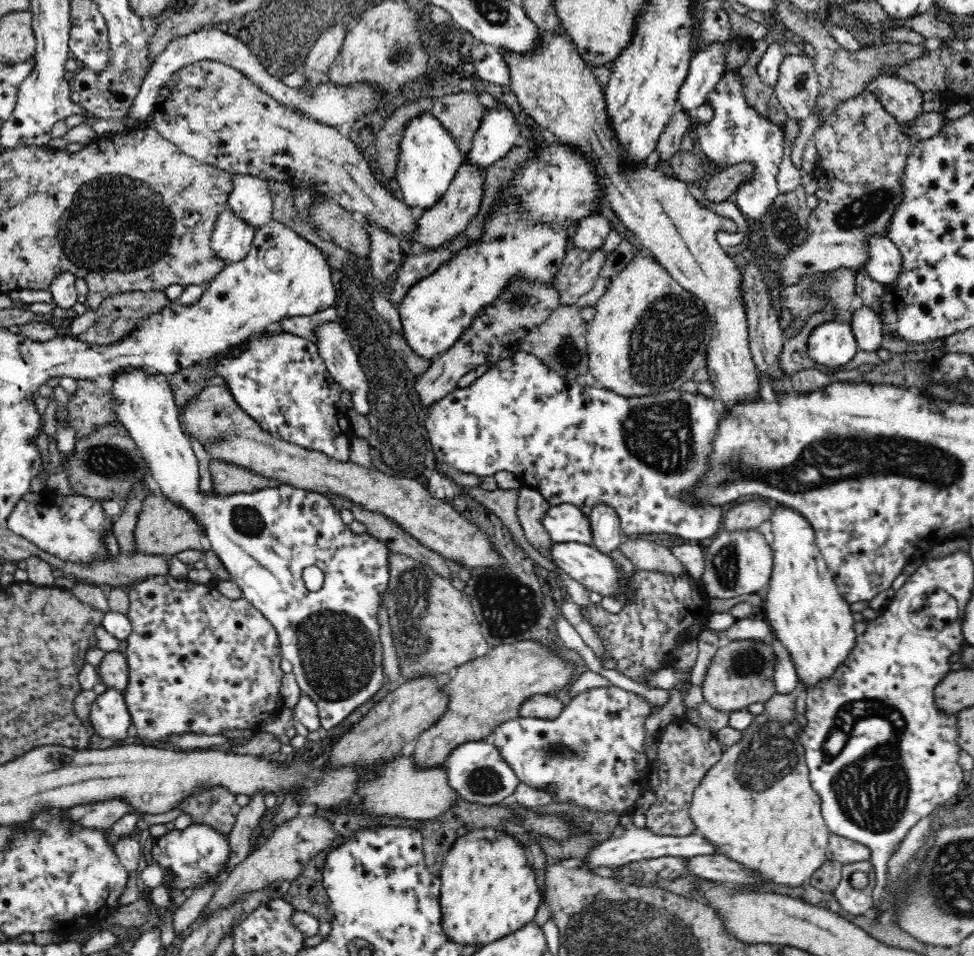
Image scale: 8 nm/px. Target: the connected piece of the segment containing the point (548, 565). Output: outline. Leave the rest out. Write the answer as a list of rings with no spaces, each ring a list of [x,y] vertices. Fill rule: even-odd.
[[[464,487],[474,500],[488,507],[496,516],[503,522],[503,525],[508,528],[512,534],[512,540],[521,547],[528,558],[543,569],[552,571],[558,576],[554,564],[547,557],[540,554],[525,537],[522,525],[517,517],[517,498],[519,489],[503,490],[503,489],[481,489],[480,487]]]

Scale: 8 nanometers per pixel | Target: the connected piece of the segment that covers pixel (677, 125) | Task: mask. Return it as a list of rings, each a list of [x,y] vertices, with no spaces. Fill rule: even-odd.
[[[678,109],[672,116],[664,132],[660,134],[655,153],[650,159],[650,162],[656,164],[656,168],[659,170],[663,170],[662,162],[670,162],[671,156],[677,150],[680,150],[682,138],[687,132],[688,126],[690,126],[691,117],[684,110]]]

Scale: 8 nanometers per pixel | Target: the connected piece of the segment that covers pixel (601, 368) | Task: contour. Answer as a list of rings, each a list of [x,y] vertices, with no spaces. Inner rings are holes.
[[[639,247],[638,251],[634,253],[632,262],[622,272],[618,272],[616,276],[608,280],[607,289],[595,304],[595,308],[596,314],[593,320],[587,324],[586,357],[588,360],[586,361],[588,362],[588,373],[596,378],[599,386],[626,397],[655,395],[678,390],[685,382],[692,380],[698,368],[707,366],[707,348],[712,334],[707,308],[695,294],[682,288],[674,281],[669,272],[647,250]]]

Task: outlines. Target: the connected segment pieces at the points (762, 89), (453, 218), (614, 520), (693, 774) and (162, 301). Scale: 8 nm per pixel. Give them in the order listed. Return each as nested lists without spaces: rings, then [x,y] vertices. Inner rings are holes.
[[[764,39],[751,42],[748,45],[748,61],[737,70],[739,74],[742,90],[748,105],[758,113],[758,115],[770,120],[772,123],[782,126],[787,120],[787,113],[780,105],[774,89],[768,84],[764,84],[758,76],[756,65],[760,57],[766,52],[768,43]]]
[[[465,158],[444,196],[430,210],[424,210],[421,218],[417,220],[417,230],[415,238],[412,240],[416,252],[440,248],[458,237],[461,232],[466,231],[468,224],[476,216],[476,212],[480,210],[484,194],[485,170],[480,166],[473,166]]]
[[[600,503],[592,507],[587,516],[592,529],[592,546],[608,554],[611,550],[619,548],[625,539],[623,528],[617,512],[610,506]]]
[[[684,714],[676,717],[658,733],[656,743],[655,770],[661,783],[655,792],[656,801],[644,813],[646,827],[658,836],[688,836],[696,830],[689,811],[694,788],[702,782],[706,772],[720,760],[724,746],[716,738],[714,731],[692,724]]]
[[[164,291],[145,293],[129,292],[108,297],[106,300],[103,300],[102,304],[95,310],[96,320],[94,324],[88,328],[86,332],[78,334],[76,339],[80,339],[90,345],[112,345],[118,342],[118,340],[126,338],[128,332],[132,332],[132,330],[140,324],[140,320],[148,318],[148,316],[154,314],[154,312],[160,312],[162,308],[168,308],[171,302],[172,301],[166,297]]]

